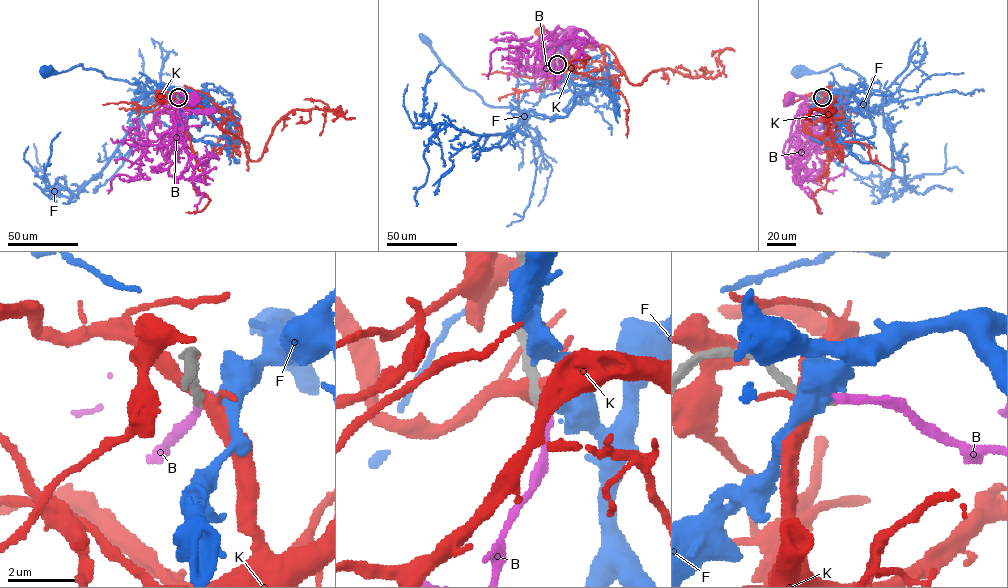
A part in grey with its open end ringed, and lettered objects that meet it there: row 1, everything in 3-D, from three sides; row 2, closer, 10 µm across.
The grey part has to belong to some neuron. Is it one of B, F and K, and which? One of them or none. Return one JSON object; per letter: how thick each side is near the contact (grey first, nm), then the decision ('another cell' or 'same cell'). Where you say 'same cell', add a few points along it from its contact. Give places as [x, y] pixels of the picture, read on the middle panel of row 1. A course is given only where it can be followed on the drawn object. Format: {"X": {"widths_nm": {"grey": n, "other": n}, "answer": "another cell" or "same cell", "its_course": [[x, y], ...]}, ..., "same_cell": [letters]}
{"B": {"widths_nm": {"grey": 360, "other": 300}, "answer": "same cell", "its_course": [[557, 64], [551, 89], [559, 80], [548, 46], [555, 34], [552, 47], [538, 55], [559, 33], [573, 31]]}, "F": {"widths_nm": {"grey": 380, "other": 550}, "answer": "another cell"}, "K": {"widths_nm": {"grey": 440, "other": 360}, "answer": "another cell"}, "same_cell": ["B"]}

